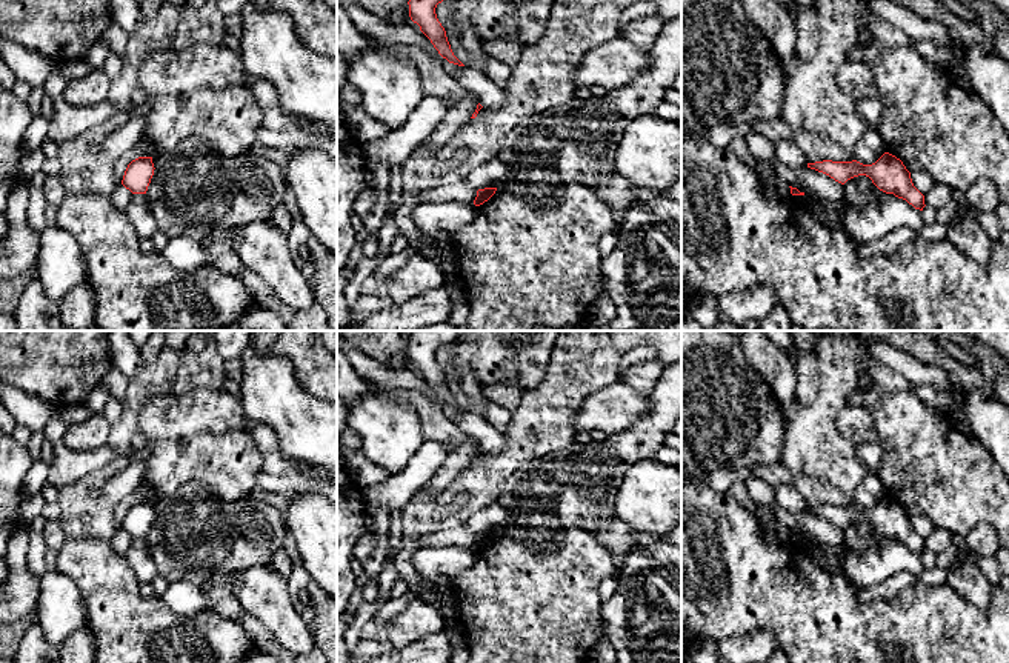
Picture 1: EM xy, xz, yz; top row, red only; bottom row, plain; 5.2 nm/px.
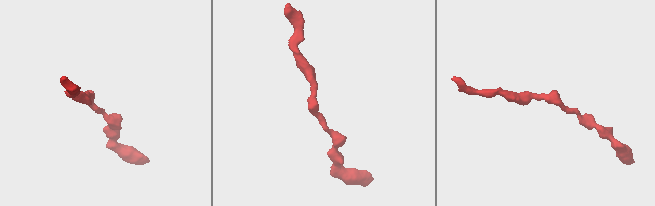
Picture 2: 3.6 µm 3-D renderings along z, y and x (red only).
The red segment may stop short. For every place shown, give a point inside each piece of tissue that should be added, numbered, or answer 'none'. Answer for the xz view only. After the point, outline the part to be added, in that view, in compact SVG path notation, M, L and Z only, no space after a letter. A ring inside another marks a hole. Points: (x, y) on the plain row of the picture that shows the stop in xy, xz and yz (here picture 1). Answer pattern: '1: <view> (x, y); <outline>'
none

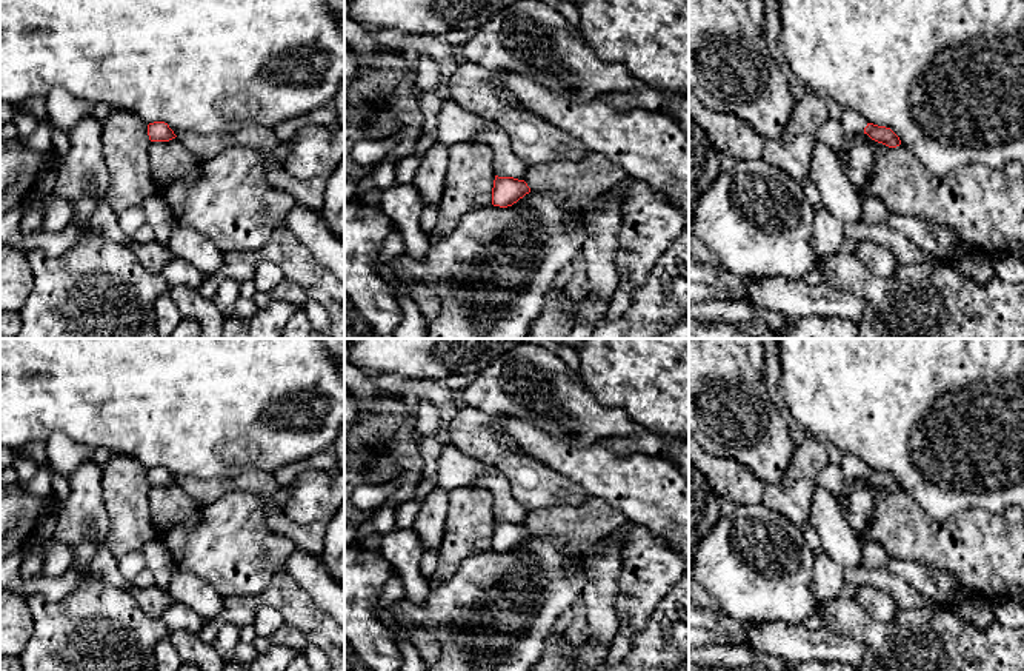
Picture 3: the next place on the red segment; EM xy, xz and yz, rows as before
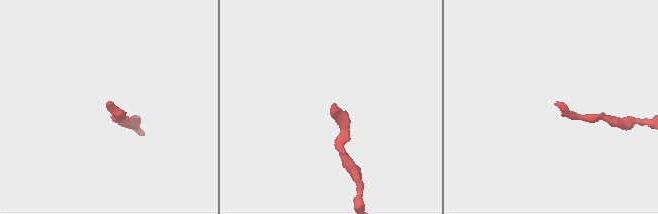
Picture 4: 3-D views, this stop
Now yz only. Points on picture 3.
1: yz (854, 468); M844 454L841 468L847 479L859 479L864 477L864 472L867 471L869 466L863 460L850 454Z

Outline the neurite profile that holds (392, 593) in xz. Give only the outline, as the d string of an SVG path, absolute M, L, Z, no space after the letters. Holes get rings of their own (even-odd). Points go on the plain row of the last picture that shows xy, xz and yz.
M394 573L383 588L383 593L378 599L378 606L381 609L387 609L395 603L398 603L404 596L406 593L404 593L403 580L397 573Z

